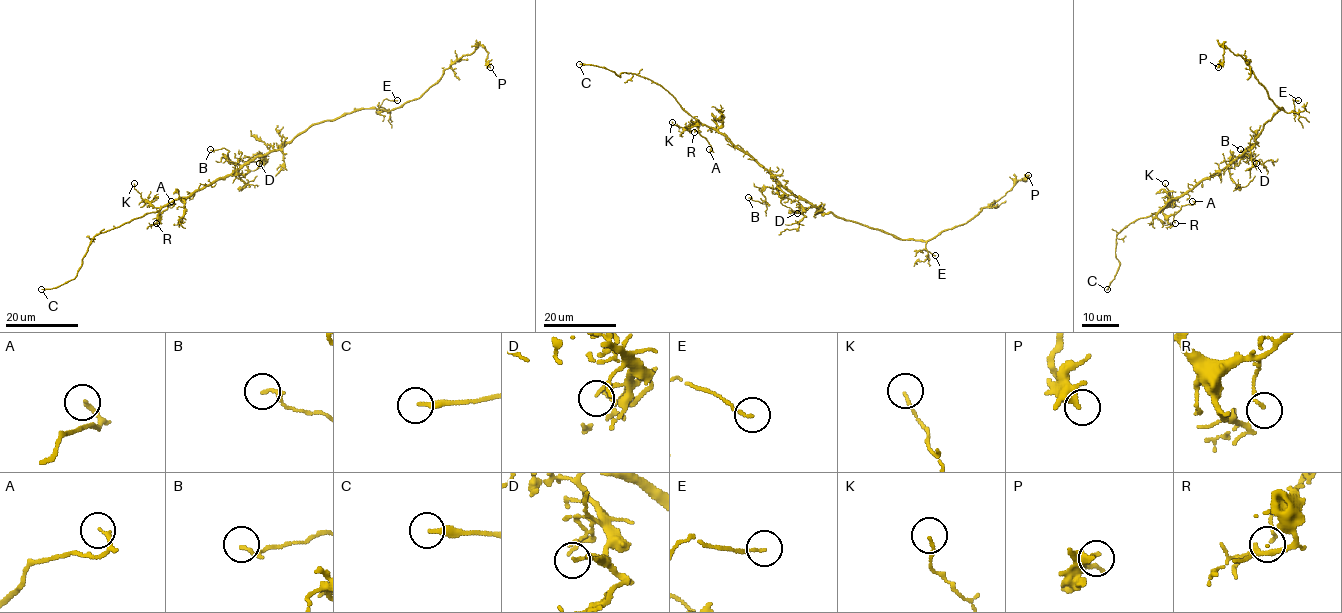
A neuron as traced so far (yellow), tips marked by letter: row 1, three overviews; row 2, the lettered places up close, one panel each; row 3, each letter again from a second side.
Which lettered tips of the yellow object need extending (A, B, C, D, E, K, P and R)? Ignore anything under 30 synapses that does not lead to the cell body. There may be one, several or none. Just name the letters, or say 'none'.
C

